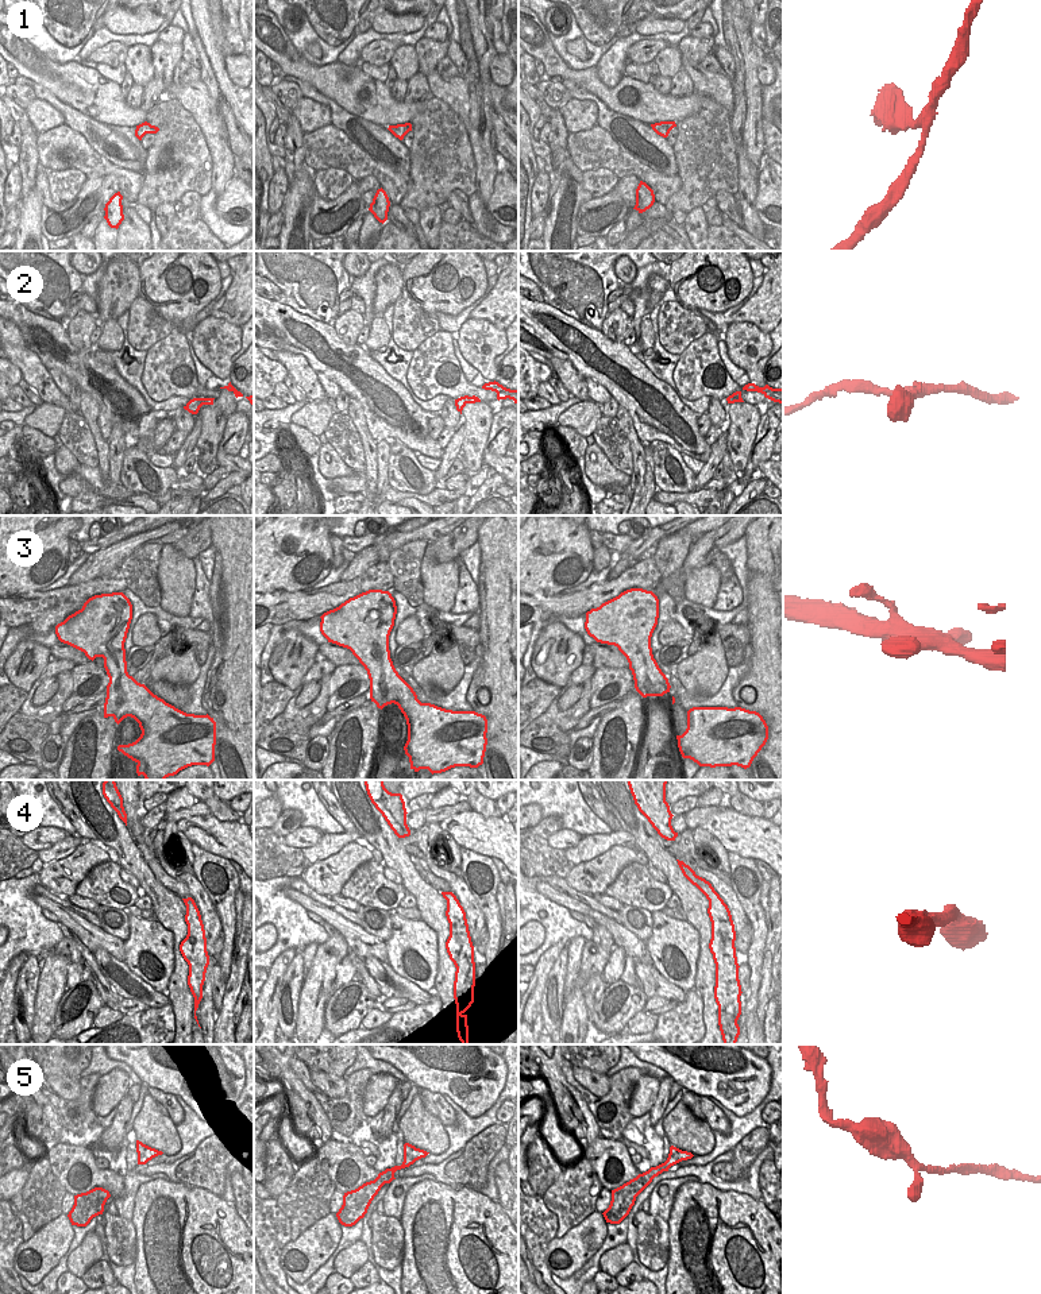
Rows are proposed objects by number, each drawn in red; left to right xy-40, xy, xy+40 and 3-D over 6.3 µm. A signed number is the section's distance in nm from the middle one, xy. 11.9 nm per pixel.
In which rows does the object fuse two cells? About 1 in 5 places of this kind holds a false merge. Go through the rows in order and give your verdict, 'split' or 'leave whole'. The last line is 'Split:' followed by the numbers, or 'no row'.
1: leave whole
2: leave whole
3: leave whole
4: leave whole
5: leave whole
Split: no row

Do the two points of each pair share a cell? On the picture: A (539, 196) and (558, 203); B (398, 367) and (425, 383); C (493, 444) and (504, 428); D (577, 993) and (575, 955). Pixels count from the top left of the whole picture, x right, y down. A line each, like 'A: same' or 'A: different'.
A: different
B: different
C: same
D: different

